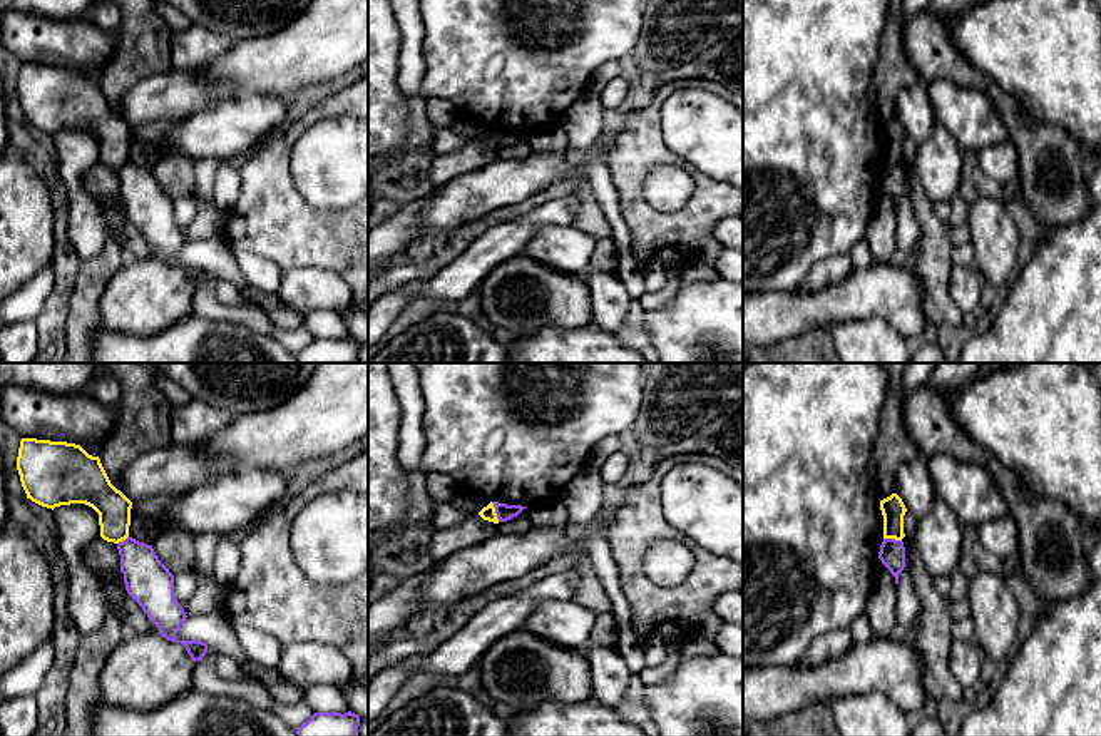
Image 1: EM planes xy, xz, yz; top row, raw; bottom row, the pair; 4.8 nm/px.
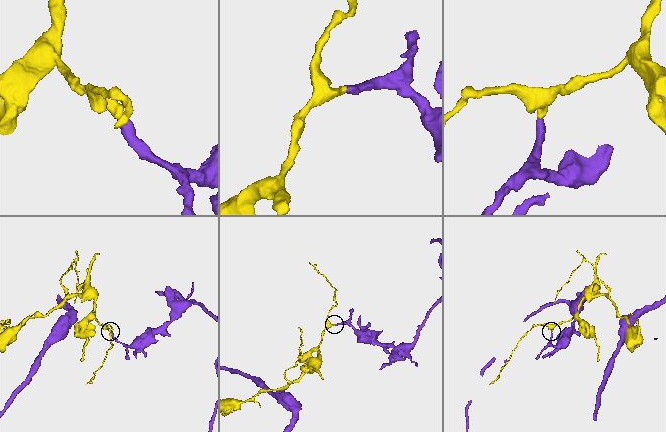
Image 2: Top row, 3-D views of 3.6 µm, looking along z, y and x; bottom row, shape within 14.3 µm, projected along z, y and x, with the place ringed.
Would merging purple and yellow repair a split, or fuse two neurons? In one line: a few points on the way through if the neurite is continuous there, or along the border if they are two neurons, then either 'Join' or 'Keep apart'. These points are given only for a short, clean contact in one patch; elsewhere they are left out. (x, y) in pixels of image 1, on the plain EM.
Boundary: xz (491, 127), (499, 146). Keep apart

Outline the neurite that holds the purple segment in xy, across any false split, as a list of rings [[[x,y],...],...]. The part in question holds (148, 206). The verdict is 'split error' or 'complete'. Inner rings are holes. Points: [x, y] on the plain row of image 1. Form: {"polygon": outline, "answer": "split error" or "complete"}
{"polygon": [[[127,162],[117,169],[117,176],[127,219],[142,233],[162,263],[181,268],[192,288],[201,286],[207,278],[206,268],[176,264],[187,241],[174,222],[174,201],[159,186],[152,171]]], "answer": "complete"}

